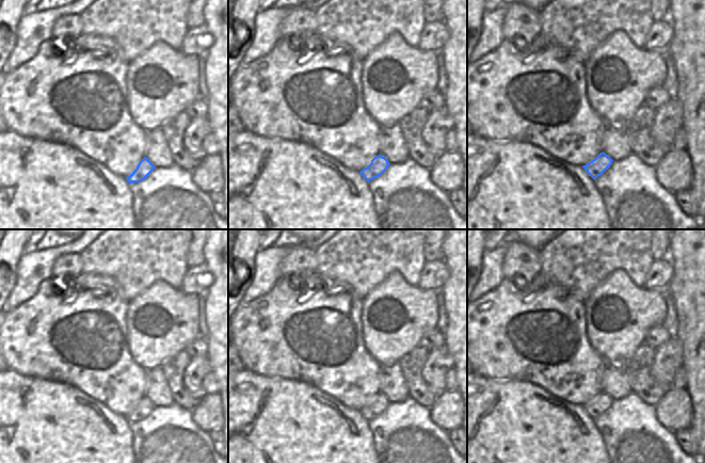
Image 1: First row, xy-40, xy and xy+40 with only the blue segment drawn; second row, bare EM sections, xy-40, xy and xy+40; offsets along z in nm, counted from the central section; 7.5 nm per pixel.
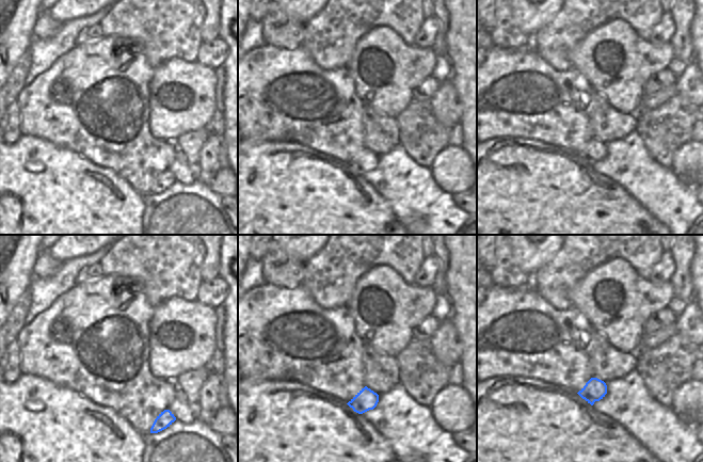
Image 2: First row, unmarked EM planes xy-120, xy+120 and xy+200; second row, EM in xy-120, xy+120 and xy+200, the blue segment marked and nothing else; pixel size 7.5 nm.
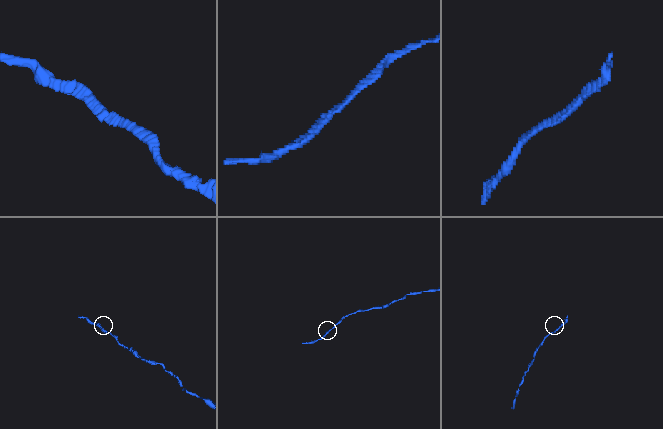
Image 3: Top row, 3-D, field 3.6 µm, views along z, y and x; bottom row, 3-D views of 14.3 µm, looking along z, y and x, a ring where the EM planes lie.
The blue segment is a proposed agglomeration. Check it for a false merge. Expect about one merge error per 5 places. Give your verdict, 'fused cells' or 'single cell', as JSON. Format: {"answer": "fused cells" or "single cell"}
{"answer": "single cell"}

